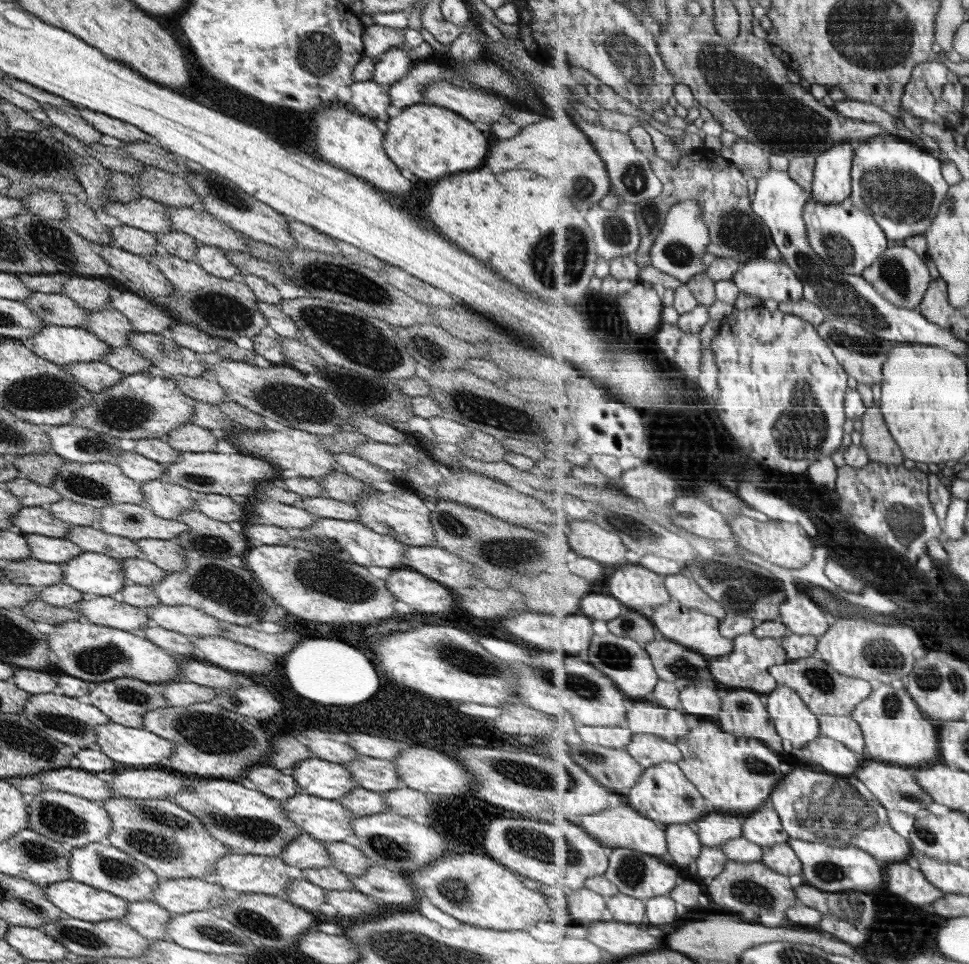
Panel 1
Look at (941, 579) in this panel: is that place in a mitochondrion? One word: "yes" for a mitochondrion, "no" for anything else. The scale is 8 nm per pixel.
no

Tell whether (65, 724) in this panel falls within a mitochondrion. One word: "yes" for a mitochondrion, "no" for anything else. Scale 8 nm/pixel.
yes

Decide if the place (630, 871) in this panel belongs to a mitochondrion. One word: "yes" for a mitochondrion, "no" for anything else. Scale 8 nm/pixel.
yes

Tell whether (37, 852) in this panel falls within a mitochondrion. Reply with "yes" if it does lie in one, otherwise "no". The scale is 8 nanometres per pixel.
yes

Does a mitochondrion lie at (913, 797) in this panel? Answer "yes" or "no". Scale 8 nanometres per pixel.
yes

